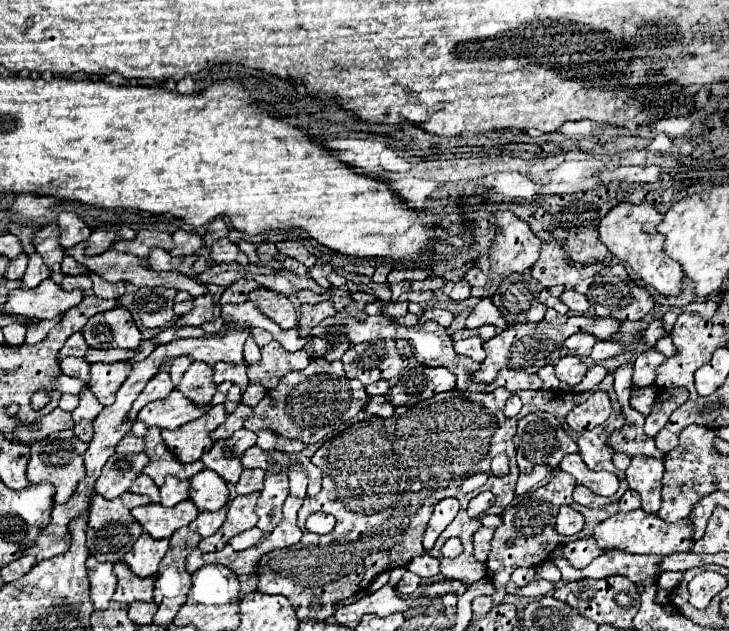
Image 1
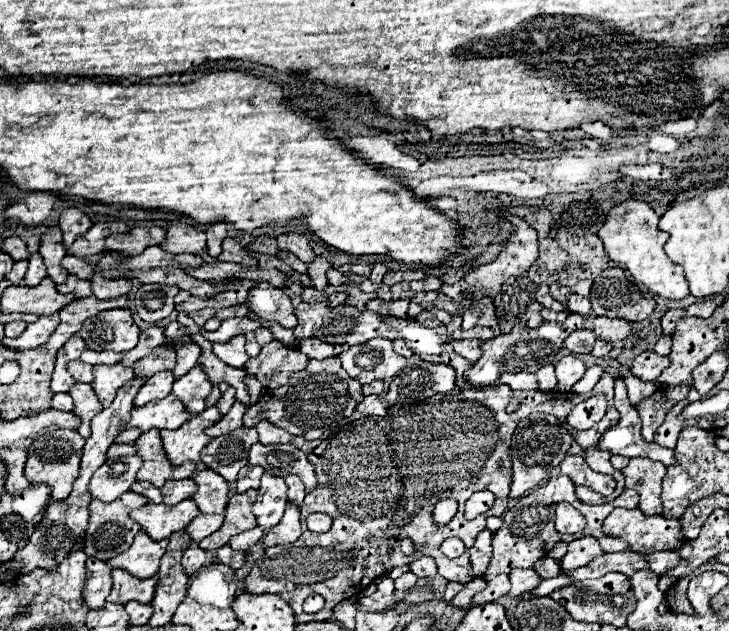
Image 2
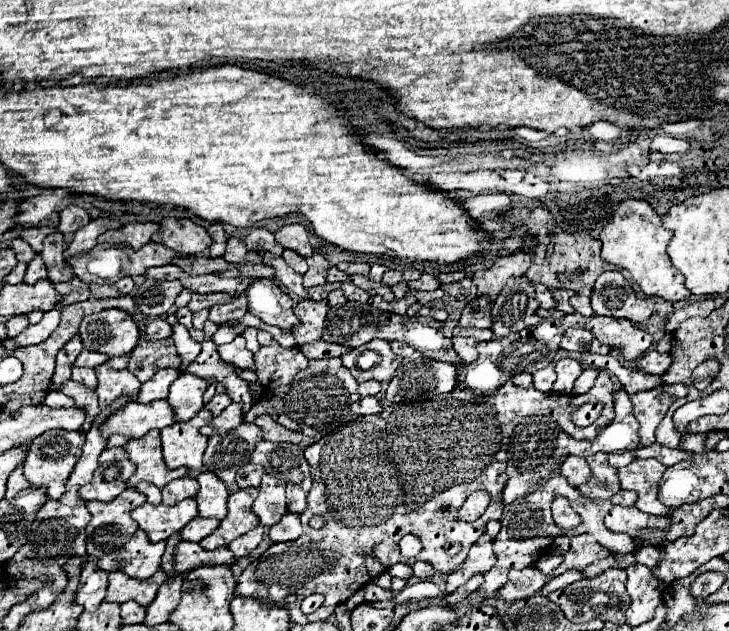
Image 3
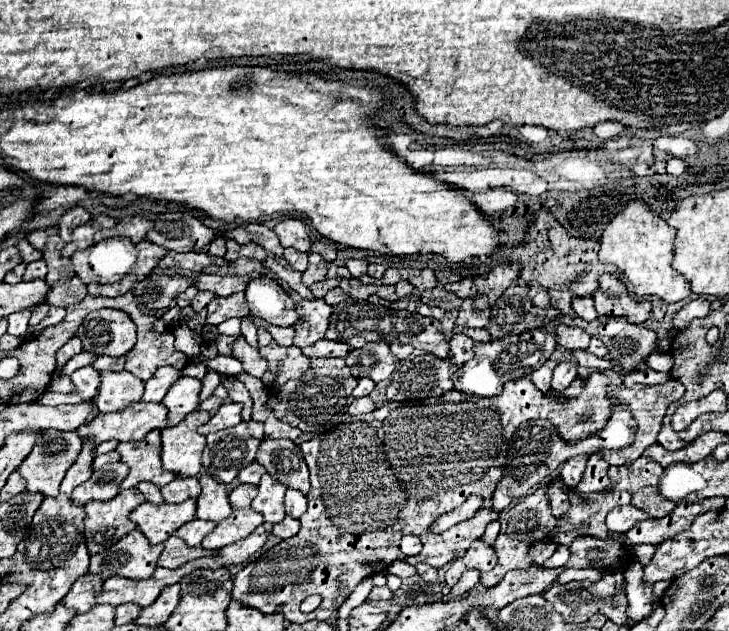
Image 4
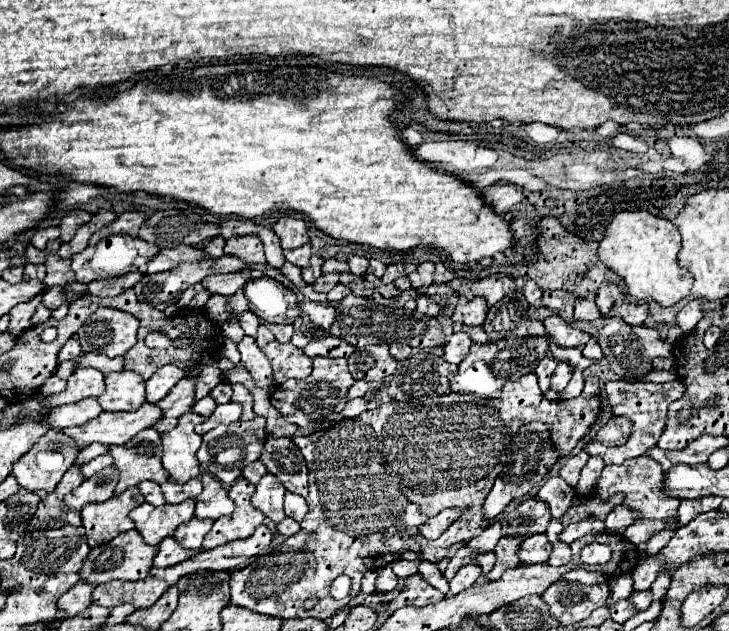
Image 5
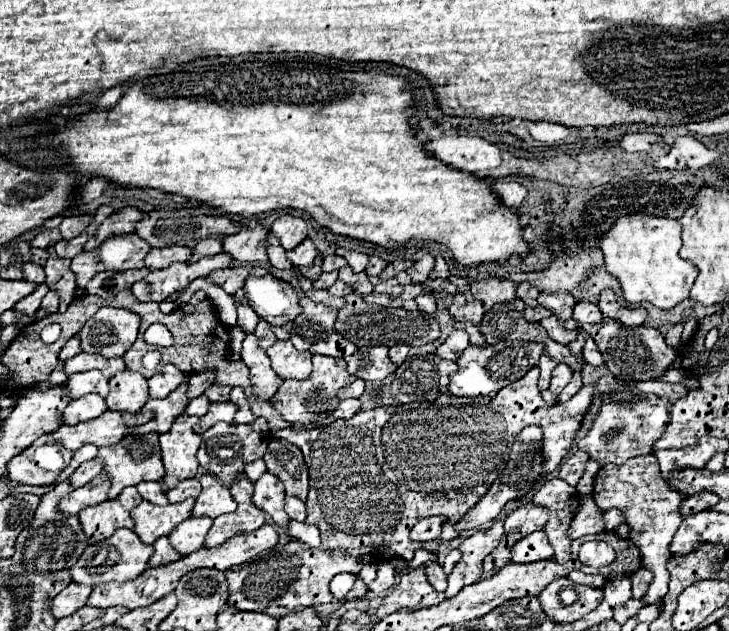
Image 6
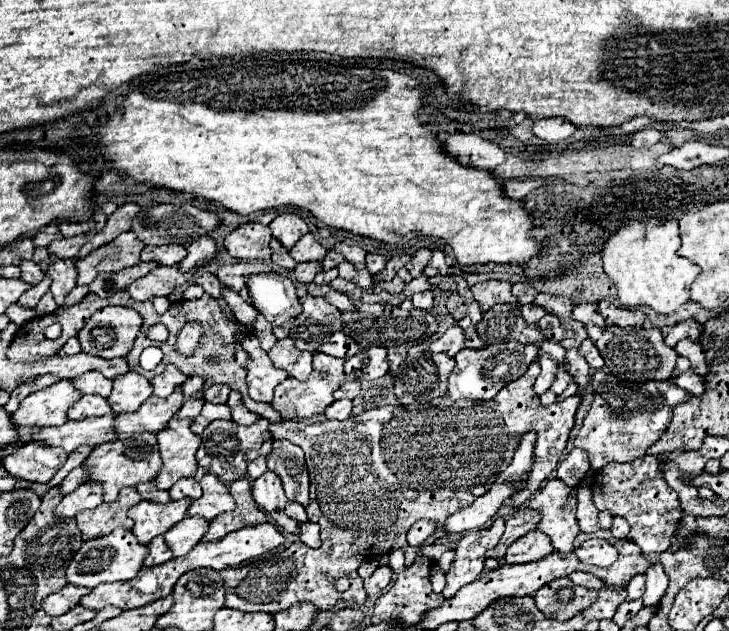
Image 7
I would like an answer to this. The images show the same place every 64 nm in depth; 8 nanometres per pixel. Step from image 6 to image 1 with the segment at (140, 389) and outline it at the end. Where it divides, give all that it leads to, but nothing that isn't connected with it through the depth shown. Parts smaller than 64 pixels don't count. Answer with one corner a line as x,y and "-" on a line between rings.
114,362
114,364
92,364
90,368
90,390
94,392
94,396
100,400
100,404
110,406
114,402
114,396
118,392
118,388
122,386
122,382
128,378
128,374
132,372
132,366
128,362

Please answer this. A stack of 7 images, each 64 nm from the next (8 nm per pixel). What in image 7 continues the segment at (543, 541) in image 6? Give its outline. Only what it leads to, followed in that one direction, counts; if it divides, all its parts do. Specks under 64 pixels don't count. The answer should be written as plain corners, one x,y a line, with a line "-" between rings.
532,530
526,536
526,552
508,552
508,562
510,564
534,562
534,560
540,560
540,558
548,556
552,550
554,548
550,544
550,538
540,530

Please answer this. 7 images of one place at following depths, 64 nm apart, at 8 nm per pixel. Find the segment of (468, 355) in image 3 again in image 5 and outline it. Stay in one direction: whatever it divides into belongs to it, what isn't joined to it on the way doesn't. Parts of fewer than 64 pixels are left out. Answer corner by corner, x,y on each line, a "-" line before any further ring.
454,332
442,348
442,352
444,352
442,358
450,364
460,364
460,360
464,360
464,356
468,354
470,346
472,346
472,340
466,332

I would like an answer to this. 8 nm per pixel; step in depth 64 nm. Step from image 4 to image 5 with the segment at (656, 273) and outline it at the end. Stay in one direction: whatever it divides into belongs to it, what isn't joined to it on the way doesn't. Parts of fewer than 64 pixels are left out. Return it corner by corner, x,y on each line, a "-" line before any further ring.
646,210
620,212
600,240
600,260
618,276
622,276
632,300
654,300
660,306
674,306
690,294
694,284
692,274
678,264
680,232
674,222
652,216

